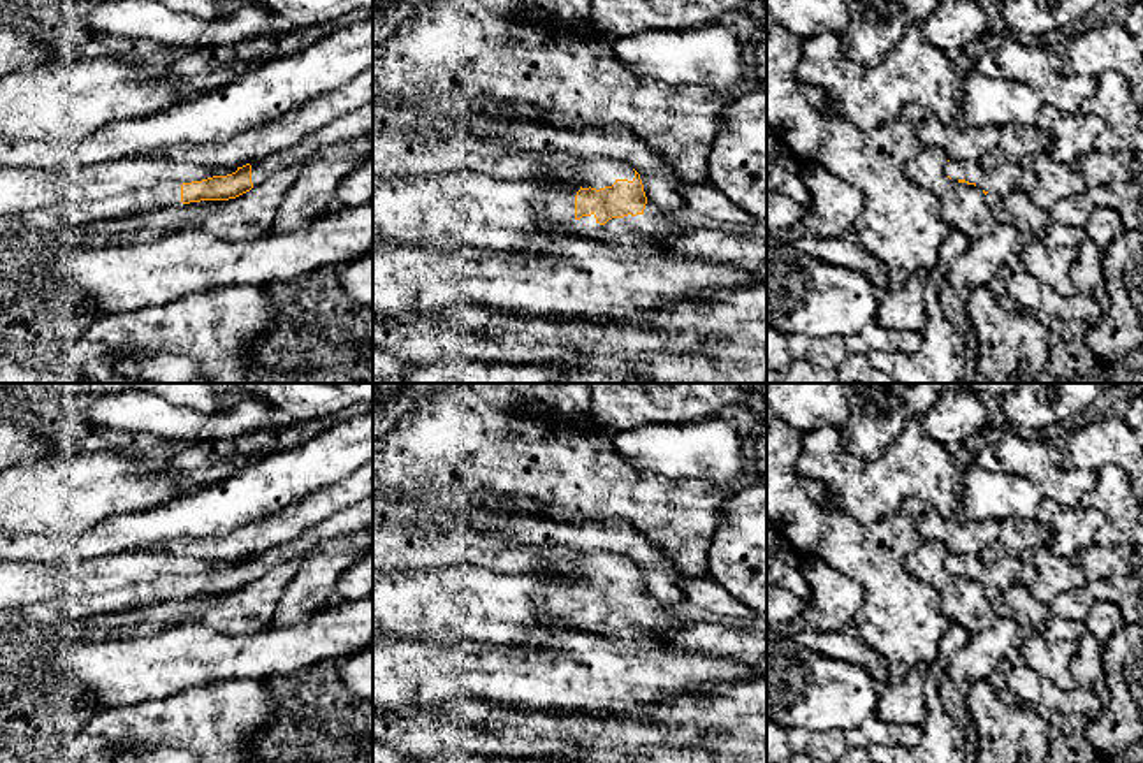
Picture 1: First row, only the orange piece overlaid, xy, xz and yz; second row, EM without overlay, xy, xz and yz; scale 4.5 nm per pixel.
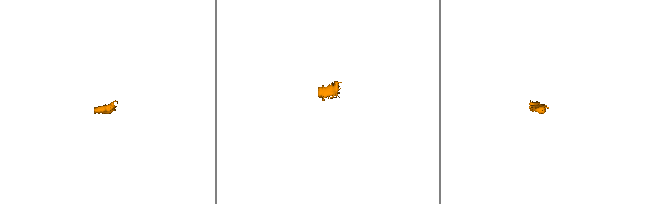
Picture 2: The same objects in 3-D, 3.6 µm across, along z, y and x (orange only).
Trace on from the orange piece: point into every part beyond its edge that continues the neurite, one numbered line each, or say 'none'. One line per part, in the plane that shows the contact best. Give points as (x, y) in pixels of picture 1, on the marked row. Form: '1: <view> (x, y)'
1: xz (561, 167)
2: xz (646, 231)

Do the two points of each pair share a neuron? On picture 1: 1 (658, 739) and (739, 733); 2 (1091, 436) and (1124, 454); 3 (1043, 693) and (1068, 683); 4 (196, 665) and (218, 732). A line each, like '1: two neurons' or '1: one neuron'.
1: one neuron
2: one neuron
3: two neurons
4: two neurons

